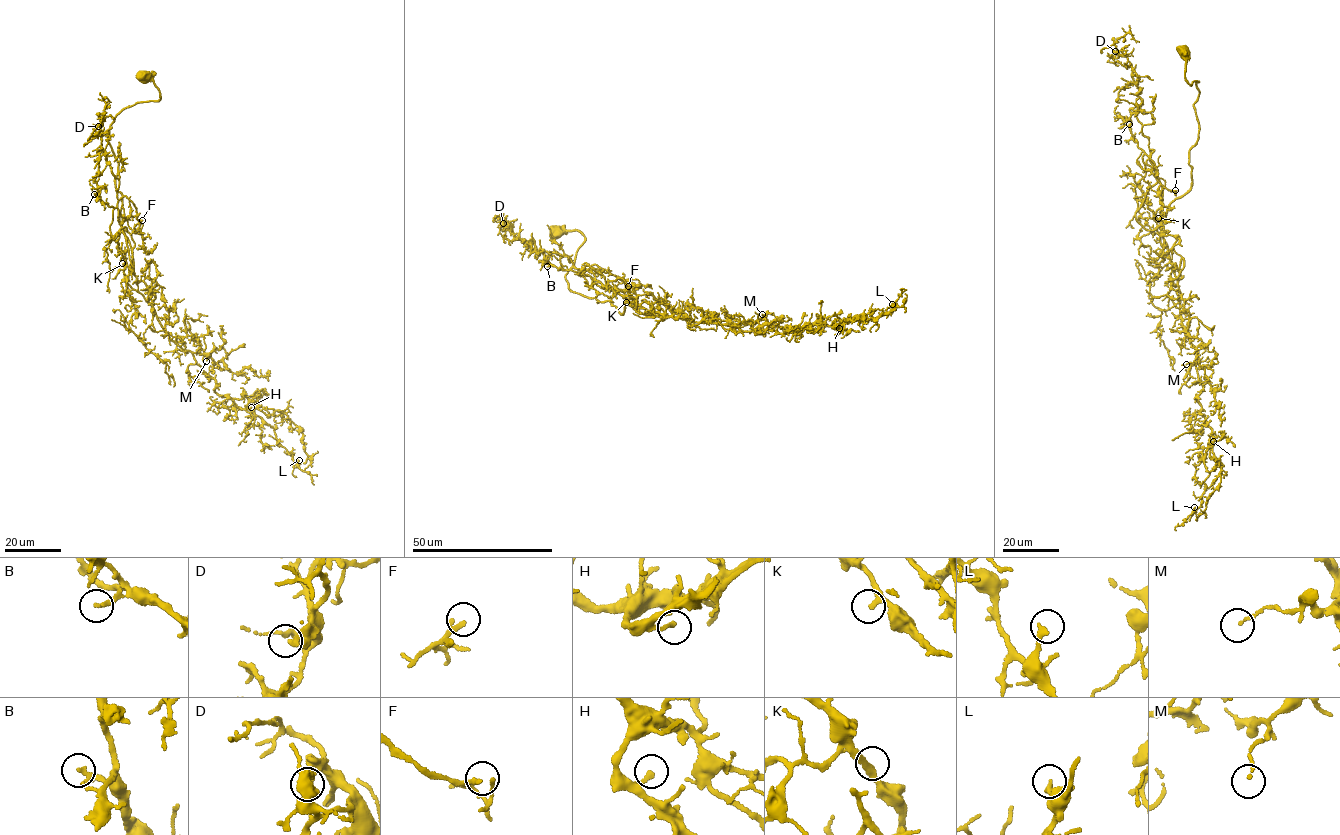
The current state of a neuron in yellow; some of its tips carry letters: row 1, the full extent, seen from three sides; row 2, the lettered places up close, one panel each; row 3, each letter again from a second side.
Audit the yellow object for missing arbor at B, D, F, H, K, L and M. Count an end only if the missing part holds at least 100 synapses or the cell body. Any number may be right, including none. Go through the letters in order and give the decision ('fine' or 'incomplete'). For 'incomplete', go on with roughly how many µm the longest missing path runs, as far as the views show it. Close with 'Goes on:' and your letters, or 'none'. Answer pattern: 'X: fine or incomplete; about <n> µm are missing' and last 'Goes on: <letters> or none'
B: fine
D: fine
F: incomplete; about 20 µm are missing
H: fine
K: fine
L: fine
M: fine
Goes on: F

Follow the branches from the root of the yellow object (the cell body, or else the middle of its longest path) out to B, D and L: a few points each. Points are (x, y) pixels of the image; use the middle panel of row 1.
B: (556, 232), (585, 238), (566, 275), (569, 290), (622, 314), (637, 298), (547, 266)
D: (556, 232), (585, 238), (566, 275), (569, 290), (622, 314), (637, 297), (622, 279), (605, 288), (503, 223)
L: (556, 232), (585, 238), (569, 290), (622, 314), (636, 298), (645, 315), (798, 334), (875, 319), (892, 304)

